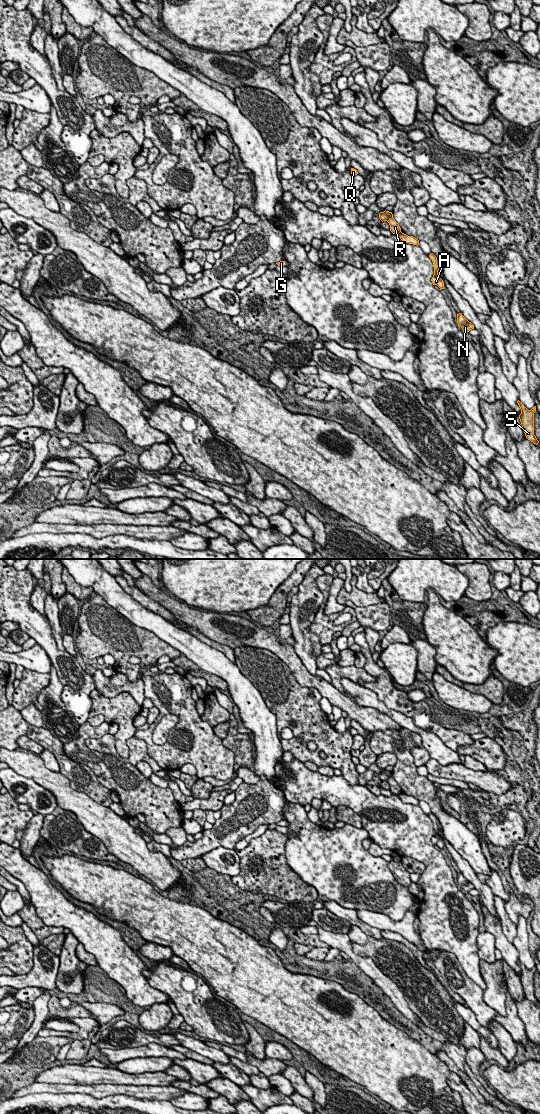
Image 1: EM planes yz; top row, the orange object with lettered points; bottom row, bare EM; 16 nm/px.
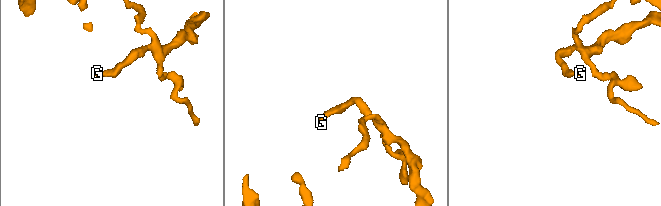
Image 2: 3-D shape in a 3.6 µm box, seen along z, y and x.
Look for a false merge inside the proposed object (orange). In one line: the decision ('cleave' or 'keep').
cleave

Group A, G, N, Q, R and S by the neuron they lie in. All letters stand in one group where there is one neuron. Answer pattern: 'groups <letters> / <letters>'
groups A N S / G Q R

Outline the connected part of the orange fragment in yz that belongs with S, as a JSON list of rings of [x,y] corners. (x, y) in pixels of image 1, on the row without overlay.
[[[519,960],[517,963],[521,969],[519,979],[524,989],[525,996],[528,1000],[537,1005],[539,1001],[534,995],[534,973],[536,972],[536,966],[534,966],[531,970],[528,970]]]

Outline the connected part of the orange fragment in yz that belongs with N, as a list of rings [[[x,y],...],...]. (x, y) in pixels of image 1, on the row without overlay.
[[[462,873],[457,874],[457,883],[458,886],[461,887],[464,891],[469,892],[470,890],[474,889],[474,885],[469,882]]]

